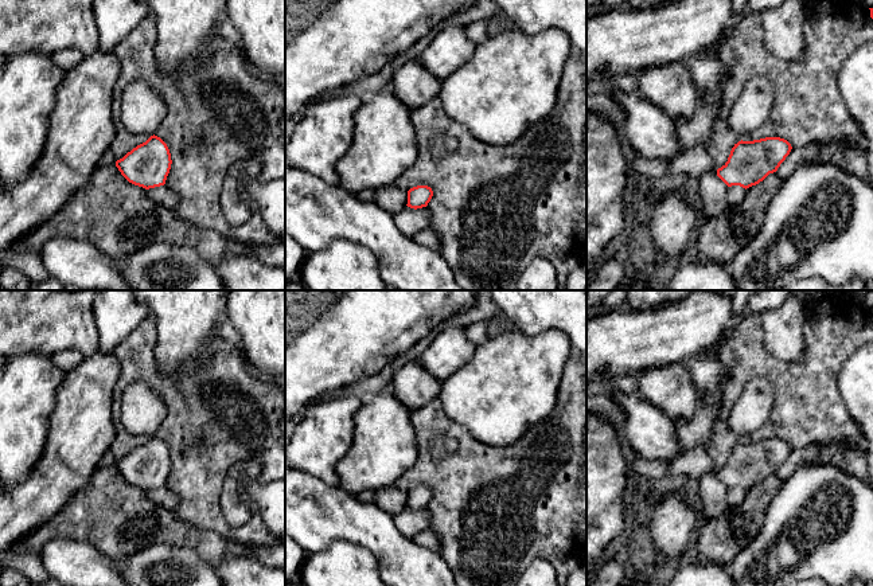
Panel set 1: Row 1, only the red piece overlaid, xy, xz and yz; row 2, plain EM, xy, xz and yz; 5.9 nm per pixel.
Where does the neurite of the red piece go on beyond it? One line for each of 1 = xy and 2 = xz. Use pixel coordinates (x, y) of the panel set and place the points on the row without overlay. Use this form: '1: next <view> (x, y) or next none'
1: next xy (143, 410)
2: next none

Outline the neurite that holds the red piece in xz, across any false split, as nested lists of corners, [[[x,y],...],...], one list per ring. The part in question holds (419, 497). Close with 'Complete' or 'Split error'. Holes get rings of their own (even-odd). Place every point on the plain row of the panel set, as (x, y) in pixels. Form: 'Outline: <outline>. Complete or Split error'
Outline: [[[417,487],[408,492],[408,508],[422,509],[426,508],[433,497],[433,492],[428,487]]]. Complete

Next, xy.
Outline: [[[145,383],[129,384],[121,398],[121,423],[135,435],[149,440],[116,462],[121,476],[145,491],[165,485],[171,470],[167,445],[155,434],[165,418],[165,405]]]. Split error

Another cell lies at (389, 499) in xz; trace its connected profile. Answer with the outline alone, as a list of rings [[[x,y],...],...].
[[[394,485],[379,488],[374,492],[374,504],[391,516],[401,513],[408,505],[408,492]]]

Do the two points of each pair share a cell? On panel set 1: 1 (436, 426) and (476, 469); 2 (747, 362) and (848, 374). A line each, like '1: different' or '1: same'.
1: same
2: different

